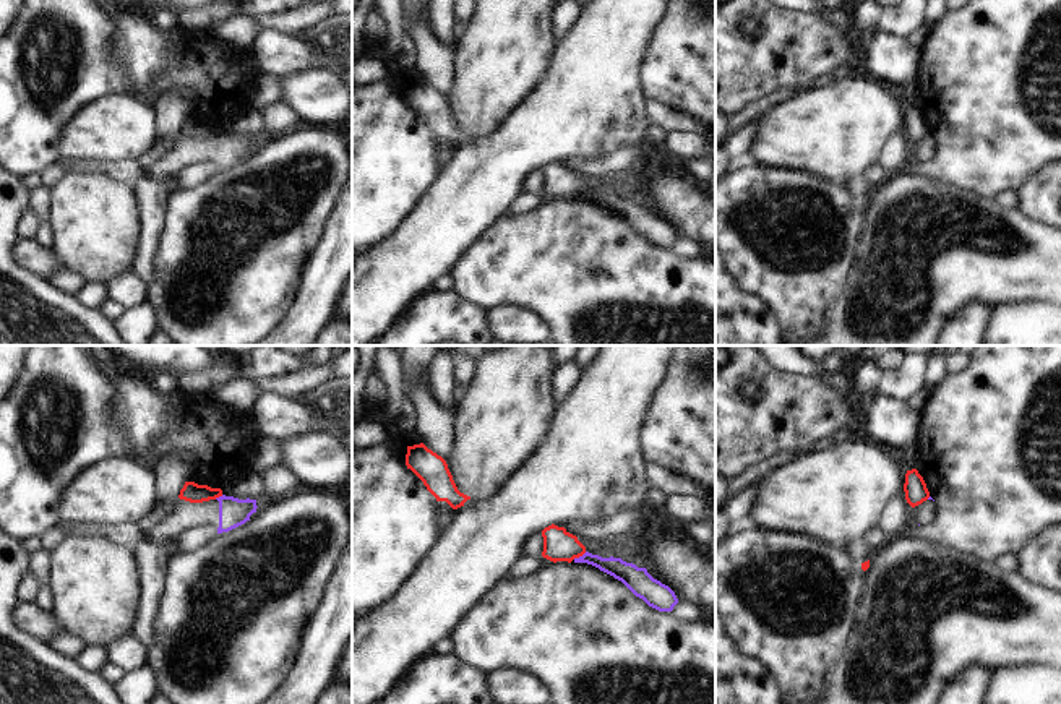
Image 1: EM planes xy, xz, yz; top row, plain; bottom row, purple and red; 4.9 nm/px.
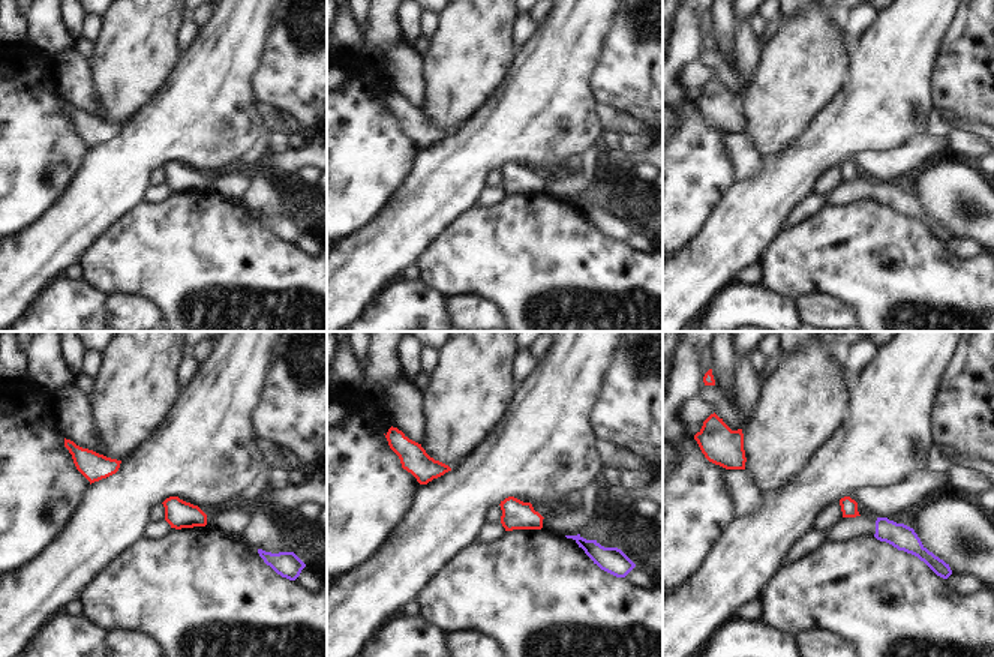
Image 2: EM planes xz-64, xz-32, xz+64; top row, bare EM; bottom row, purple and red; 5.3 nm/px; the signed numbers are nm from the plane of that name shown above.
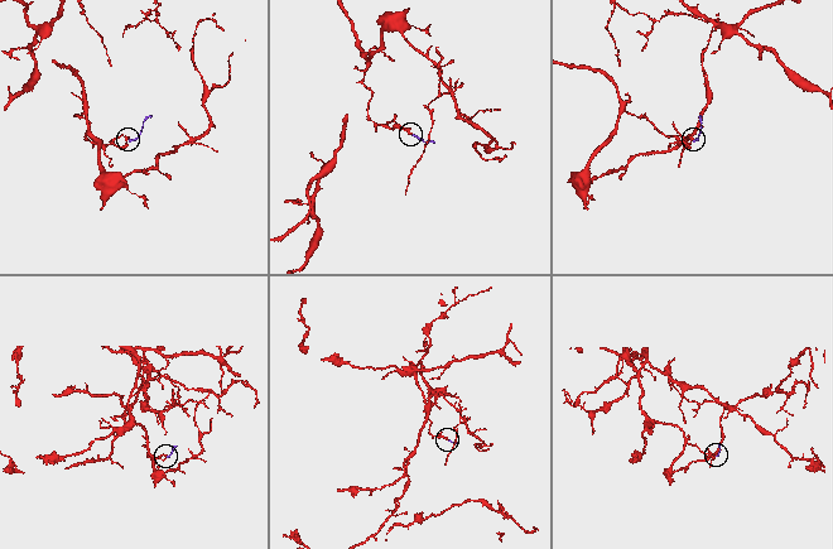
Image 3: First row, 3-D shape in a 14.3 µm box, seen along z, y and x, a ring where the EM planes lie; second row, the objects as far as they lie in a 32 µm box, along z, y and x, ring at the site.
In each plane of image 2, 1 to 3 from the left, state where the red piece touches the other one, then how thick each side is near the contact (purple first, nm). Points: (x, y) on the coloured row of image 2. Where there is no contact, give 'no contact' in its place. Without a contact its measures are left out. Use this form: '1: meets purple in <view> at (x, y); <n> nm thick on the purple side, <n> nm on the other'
1: no contact
2: no contact
3: no contact

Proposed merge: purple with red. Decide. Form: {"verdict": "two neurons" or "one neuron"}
{"verdict": "two neurons"}

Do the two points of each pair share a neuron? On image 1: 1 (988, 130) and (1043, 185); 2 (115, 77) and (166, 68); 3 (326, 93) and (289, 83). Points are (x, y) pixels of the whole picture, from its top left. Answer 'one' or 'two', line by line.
1: two
2: two
3: one

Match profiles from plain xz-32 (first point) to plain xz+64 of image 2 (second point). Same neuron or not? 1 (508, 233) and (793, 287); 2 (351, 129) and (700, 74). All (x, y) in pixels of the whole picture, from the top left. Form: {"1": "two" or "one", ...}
{"1": "one", "2": "two"}

